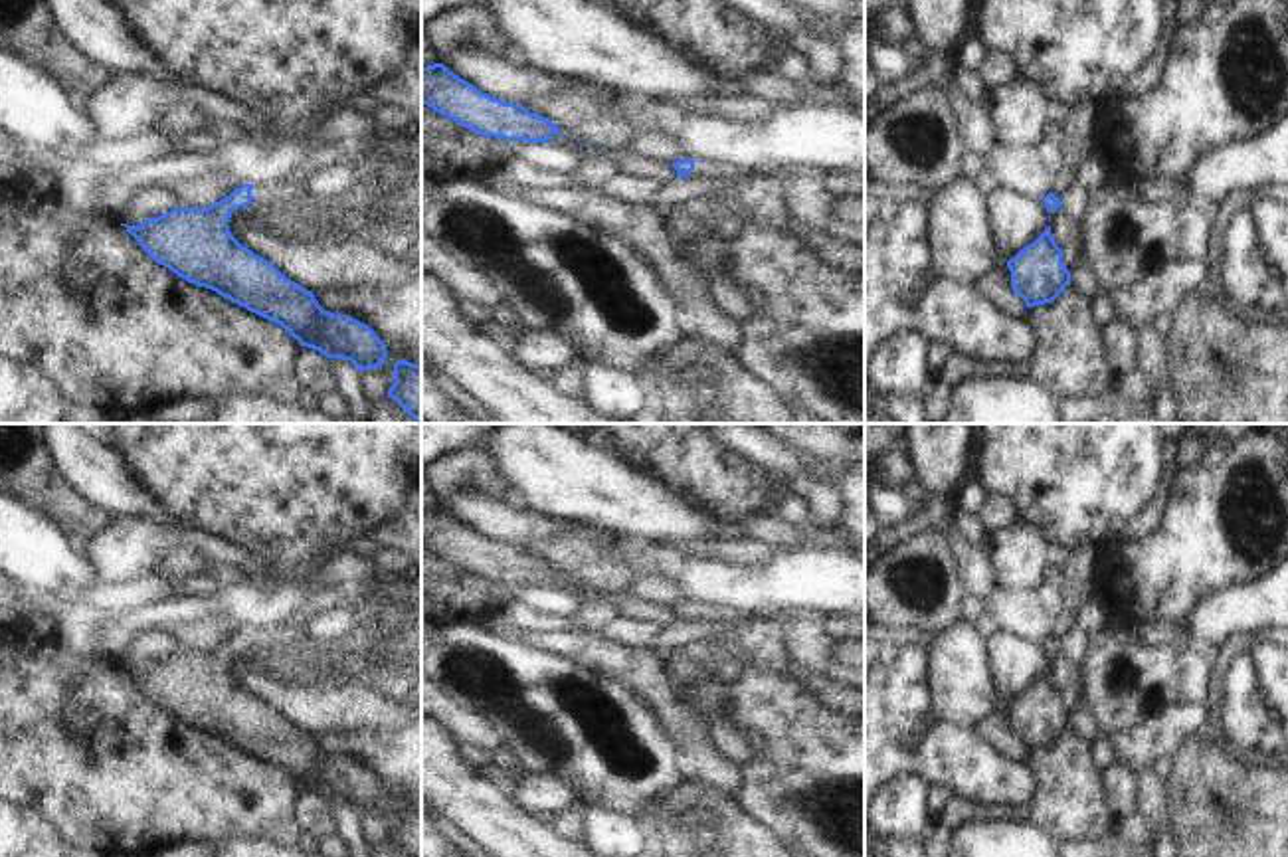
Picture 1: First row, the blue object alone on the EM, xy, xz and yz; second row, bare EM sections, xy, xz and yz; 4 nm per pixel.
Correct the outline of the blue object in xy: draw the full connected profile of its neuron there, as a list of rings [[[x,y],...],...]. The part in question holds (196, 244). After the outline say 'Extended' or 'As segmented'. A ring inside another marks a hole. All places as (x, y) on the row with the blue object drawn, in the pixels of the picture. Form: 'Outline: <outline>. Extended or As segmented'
Outline: [[[241,184],[230,196],[208,208],[174,208],[158,218],[146,218],[138,226],[127,226],[127,232],[160,265],[178,277],[206,287],[245,307],[247,311],[281,325],[301,346],[319,350],[326,358],[350,360],[360,372],[384,364],[388,350],[376,333],[348,317],[324,311],[313,291],[287,279],[273,263],[243,247],[230,232],[231,212],[247,208],[253,200],[253,184]]]. As segmented

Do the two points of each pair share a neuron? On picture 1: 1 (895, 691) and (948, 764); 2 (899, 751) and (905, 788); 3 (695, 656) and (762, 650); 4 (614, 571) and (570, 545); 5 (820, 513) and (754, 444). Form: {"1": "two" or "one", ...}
{"1": "one", "2": "two", "3": "one", "4": "one", "5": "one"}

